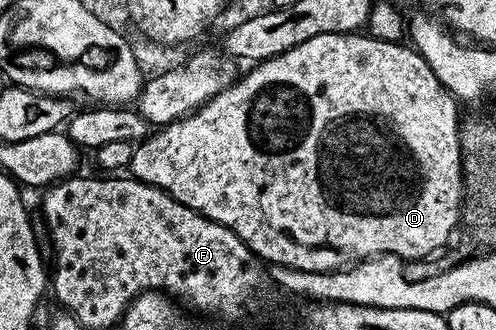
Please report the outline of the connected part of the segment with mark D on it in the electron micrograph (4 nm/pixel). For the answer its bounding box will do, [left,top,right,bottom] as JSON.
[131,33,464,272]

